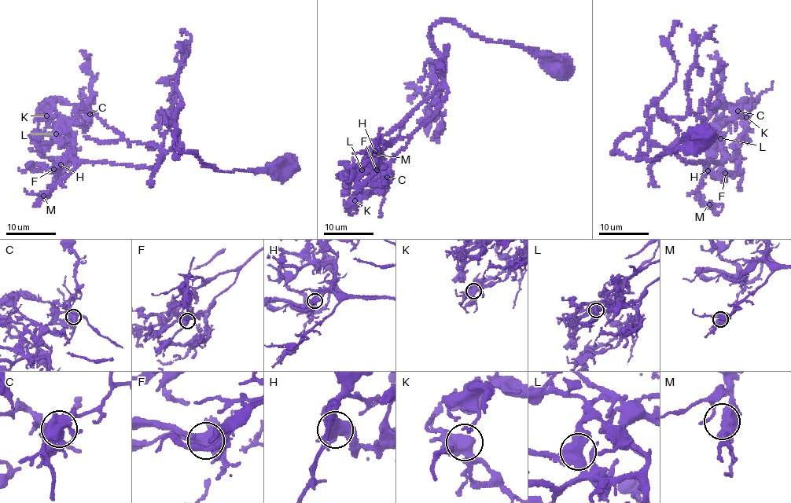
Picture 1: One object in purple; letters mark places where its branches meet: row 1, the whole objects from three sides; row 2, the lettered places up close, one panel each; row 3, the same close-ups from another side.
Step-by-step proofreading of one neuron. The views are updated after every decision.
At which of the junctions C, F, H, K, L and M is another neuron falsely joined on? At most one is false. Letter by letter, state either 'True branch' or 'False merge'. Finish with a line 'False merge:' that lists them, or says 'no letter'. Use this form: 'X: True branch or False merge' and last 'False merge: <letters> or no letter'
C: False merge
F: True branch
H: True branch
K: True branch
L: True branch
M: True branch
False merge: C

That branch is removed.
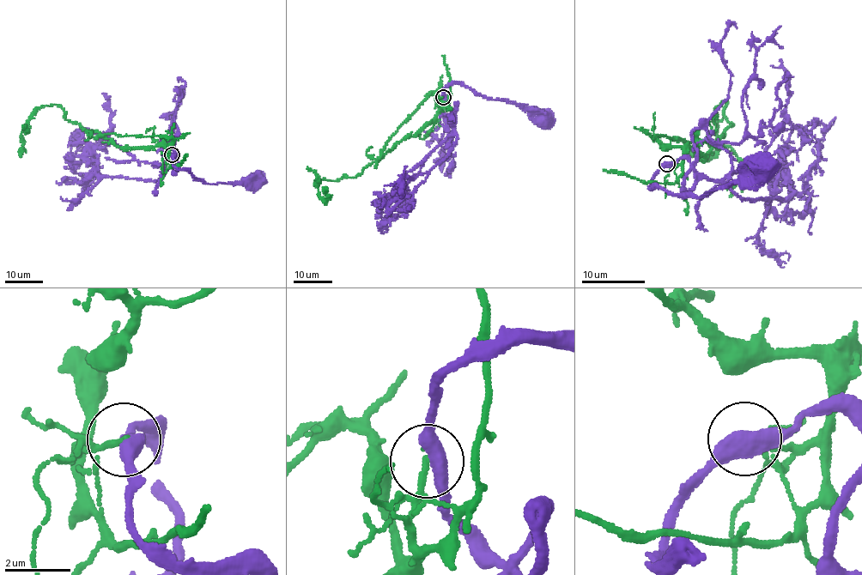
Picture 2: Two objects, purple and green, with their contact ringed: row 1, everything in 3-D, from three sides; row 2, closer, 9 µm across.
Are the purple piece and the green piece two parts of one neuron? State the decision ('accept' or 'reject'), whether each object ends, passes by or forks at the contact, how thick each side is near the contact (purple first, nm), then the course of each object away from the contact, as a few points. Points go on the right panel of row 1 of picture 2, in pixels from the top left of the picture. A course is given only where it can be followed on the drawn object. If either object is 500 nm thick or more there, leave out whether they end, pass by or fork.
reject | 500/200 nm | purple via (666, 164), (654, 176), (650, 189), (658, 185), (673, 194), (694, 197), (731, 183), (751, 179), (765, 171) | green via (666, 164), (694, 147), (704, 160), (732, 123), (725, 99), (713, 108), (717, 129), (745, 172), (729, 196)

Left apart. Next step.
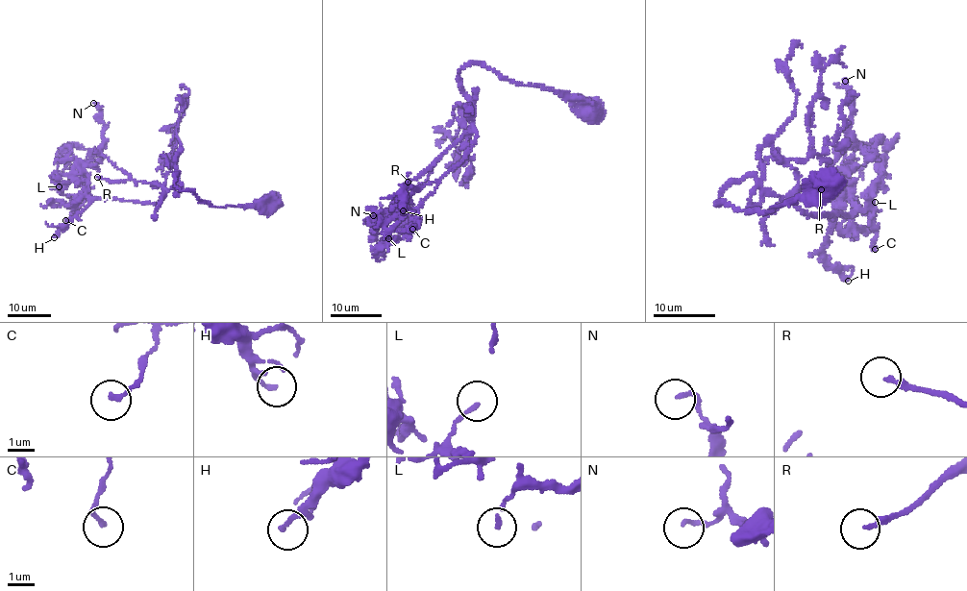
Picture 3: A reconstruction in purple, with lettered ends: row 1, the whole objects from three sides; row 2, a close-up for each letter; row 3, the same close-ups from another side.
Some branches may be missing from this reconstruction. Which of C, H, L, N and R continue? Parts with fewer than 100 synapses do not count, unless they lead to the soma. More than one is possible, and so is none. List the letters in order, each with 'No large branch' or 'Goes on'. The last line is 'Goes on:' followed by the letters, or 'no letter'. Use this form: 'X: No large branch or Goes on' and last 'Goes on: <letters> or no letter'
C: No large branch
H: No large branch
L: No large branch
N: No large branch
R: Goes on
Goes on: R

